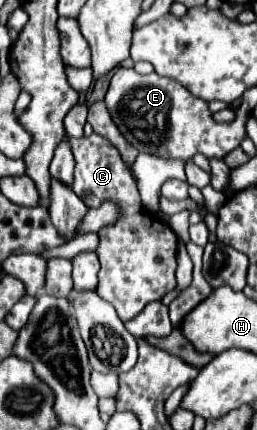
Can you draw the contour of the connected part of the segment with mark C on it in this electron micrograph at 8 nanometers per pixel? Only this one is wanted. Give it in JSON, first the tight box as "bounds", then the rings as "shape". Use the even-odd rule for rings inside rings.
{"bounds":[70,133,178,321],"shape":[[[92,133],[82,139],[70,139],[70,143],[76,159],[72,191],[86,203],[86,207],[100,207],[104,201],[112,201],[120,209],[118,219],[98,231],[98,295],[114,305],[122,321],[130,321],[134,315],[140,315],[148,303],[160,301],[176,287],[172,259],[176,269],[178,237],[164,219],[160,219],[156,213],[146,213],[130,165],[122,161],[118,149],[108,139]]]}

